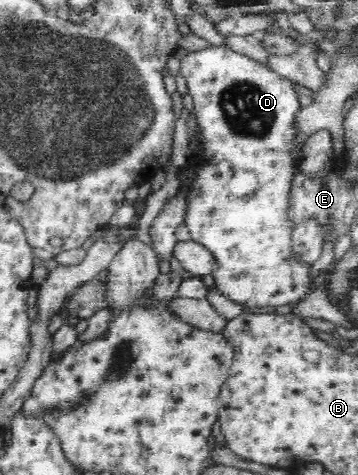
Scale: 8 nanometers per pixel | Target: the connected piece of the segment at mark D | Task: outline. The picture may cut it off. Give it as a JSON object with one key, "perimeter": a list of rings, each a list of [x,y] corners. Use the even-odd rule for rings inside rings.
{"perimeter":[[[211,45],[201,51],[188,52],[188,55],[180,60],[180,65],[180,72],[185,77],[189,95],[193,100],[195,119],[201,128],[200,131],[203,136],[201,139],[203,150],[193,153],[197,176],[187,195],[188,209],[185,224],[188,226],[191,240],[203,245],[210,250],[212,255],[215,255],[217,268],[211,274],[221,295],[249,308],[263,308],[267,306],[278,308],[298,303],[301,299],[307,297],[307,292],[311,286],[310,278],[308,278],[310,265],[304,264],[302,260],[298,260],[298,254],[294,254],[292,248],[290,248],[290,237],[292,237],[293,229],[290,226],[290,222],[288,222],[290,183],[292,183],[292,175],[296,171],[296,161],[300,158],[290,156],[290,147],[292,147],[292,139],[294,139],[294,117],[296,117],[296,113],[298,113],[302,103],[298,100],[299,95],[288,78],[282,77],[279,73],[272,71],[267,65],[255,61],[247,55],[232,51],[226,45]]]}

